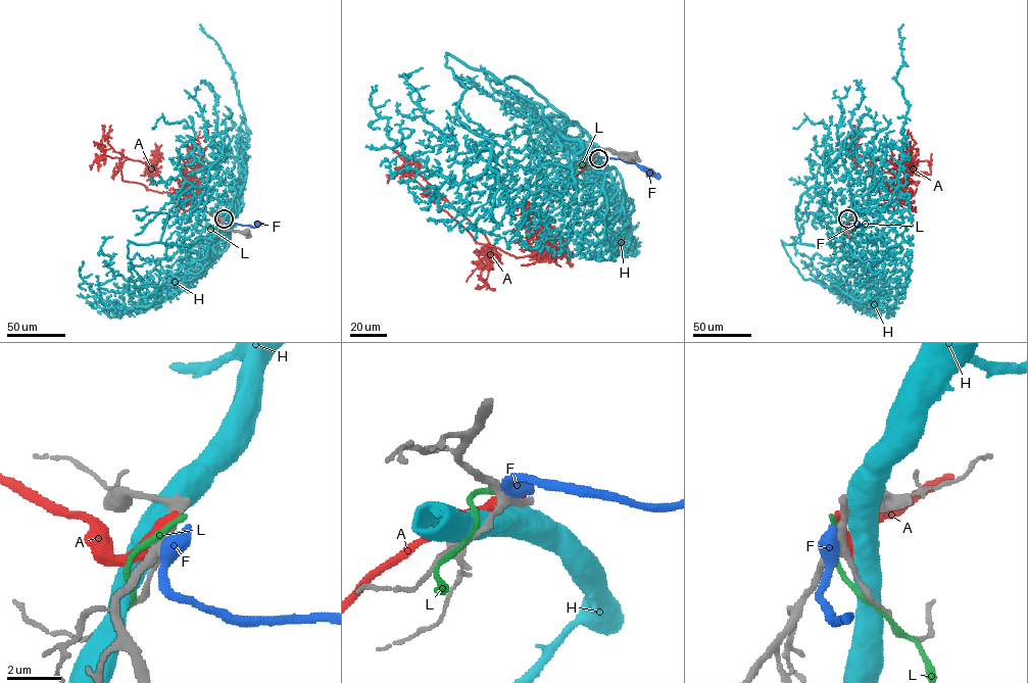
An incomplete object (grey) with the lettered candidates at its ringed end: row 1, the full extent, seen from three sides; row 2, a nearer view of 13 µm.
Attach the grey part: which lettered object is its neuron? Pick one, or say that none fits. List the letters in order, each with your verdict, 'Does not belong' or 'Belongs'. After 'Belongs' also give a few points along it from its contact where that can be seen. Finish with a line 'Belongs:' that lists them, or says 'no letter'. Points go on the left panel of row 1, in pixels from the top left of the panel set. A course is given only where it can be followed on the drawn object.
A: Does not belong
F: Does not belong
H: Does not belong
L: Does not belong
Belongs: no letter

